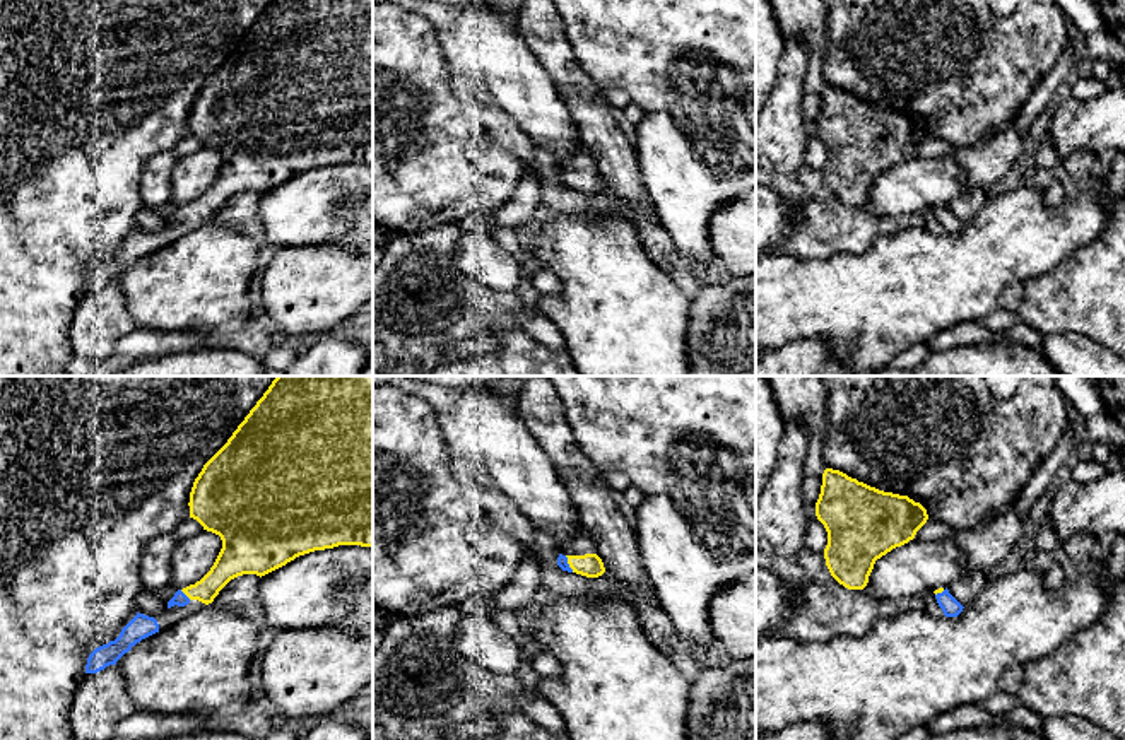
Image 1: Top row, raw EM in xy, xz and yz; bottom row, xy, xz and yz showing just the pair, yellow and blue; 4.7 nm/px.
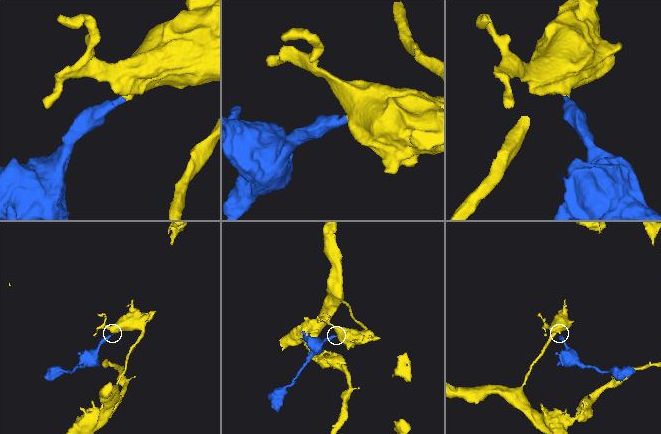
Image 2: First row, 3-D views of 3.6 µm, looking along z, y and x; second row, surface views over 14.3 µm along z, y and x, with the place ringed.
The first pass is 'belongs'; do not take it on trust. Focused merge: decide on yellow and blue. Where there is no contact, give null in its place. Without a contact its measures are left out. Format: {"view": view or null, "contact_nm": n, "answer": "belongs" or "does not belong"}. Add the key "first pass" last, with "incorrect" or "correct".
{"view": "xy", "contact_nm": 70, "answer": "belongs", "first pass": "correct"}

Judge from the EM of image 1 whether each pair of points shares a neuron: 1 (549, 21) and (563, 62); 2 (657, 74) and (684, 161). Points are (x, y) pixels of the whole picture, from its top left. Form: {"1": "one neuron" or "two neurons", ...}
{"1": "one neuron", "2": "one neuron"}

